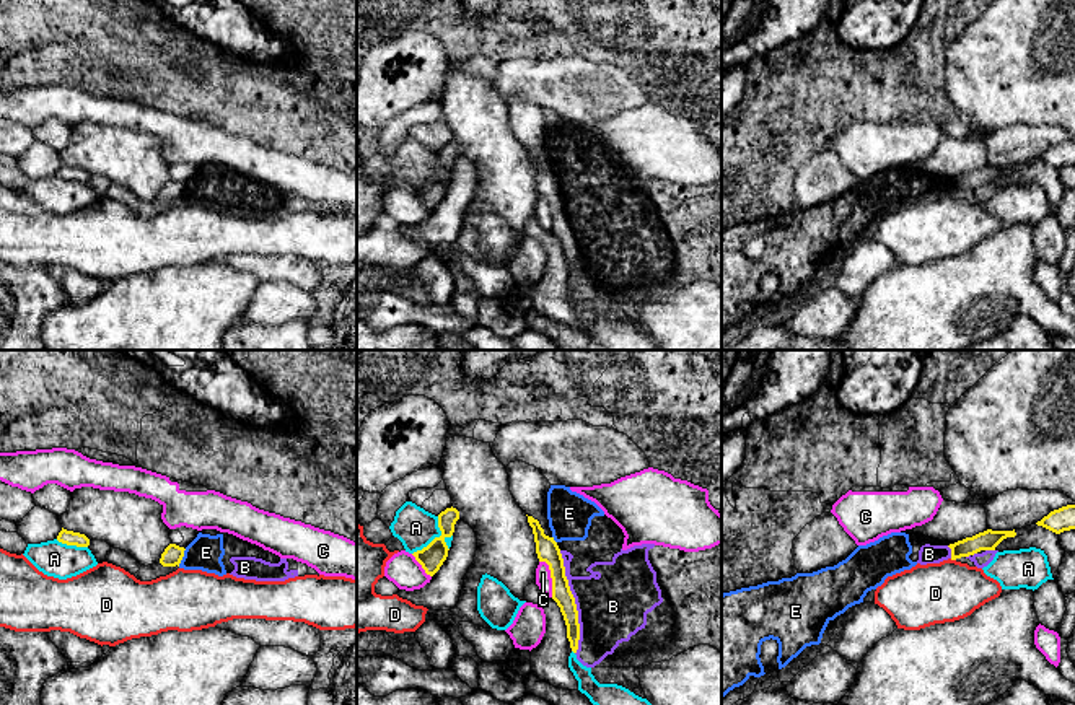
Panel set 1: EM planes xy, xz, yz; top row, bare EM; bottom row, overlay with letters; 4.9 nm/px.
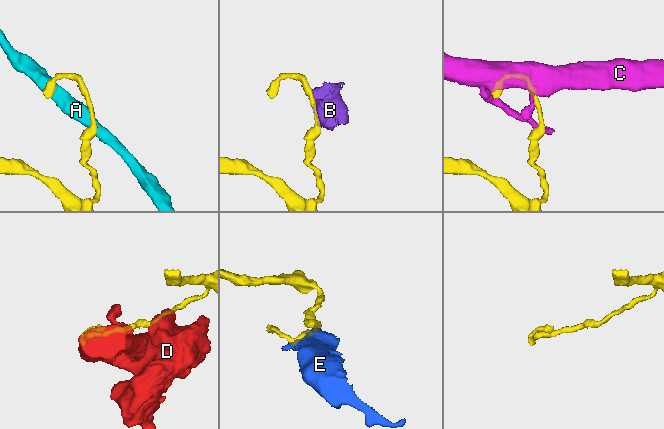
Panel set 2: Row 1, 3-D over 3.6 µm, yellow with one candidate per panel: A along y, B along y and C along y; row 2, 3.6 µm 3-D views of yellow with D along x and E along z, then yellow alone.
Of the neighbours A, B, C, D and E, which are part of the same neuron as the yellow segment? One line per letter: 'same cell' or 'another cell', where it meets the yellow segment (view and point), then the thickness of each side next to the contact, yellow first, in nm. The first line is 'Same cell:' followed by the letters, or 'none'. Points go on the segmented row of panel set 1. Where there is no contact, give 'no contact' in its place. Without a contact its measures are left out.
Same cell: none
A: another cell; meets yellow in xz at (435, 538); 120 nm thick on the yellow side, 200 nm on the other
B: another cell; meets yellow in xz at (574, 603); 100 nm thick on the yellow side, 340 nm on the other
C: another cell; meets yellow in xz at (551, 577); 120 nm thick on the yellow side, 80 nm on the other
D: another cell; meets yellow in yz at (953, 559); 100 nm thick on the yellow side, 300 nm on the other
E: another cell; meets yellow in xy at (183, 556); 100 nm thick on the yellow side, 170 nm on the other

